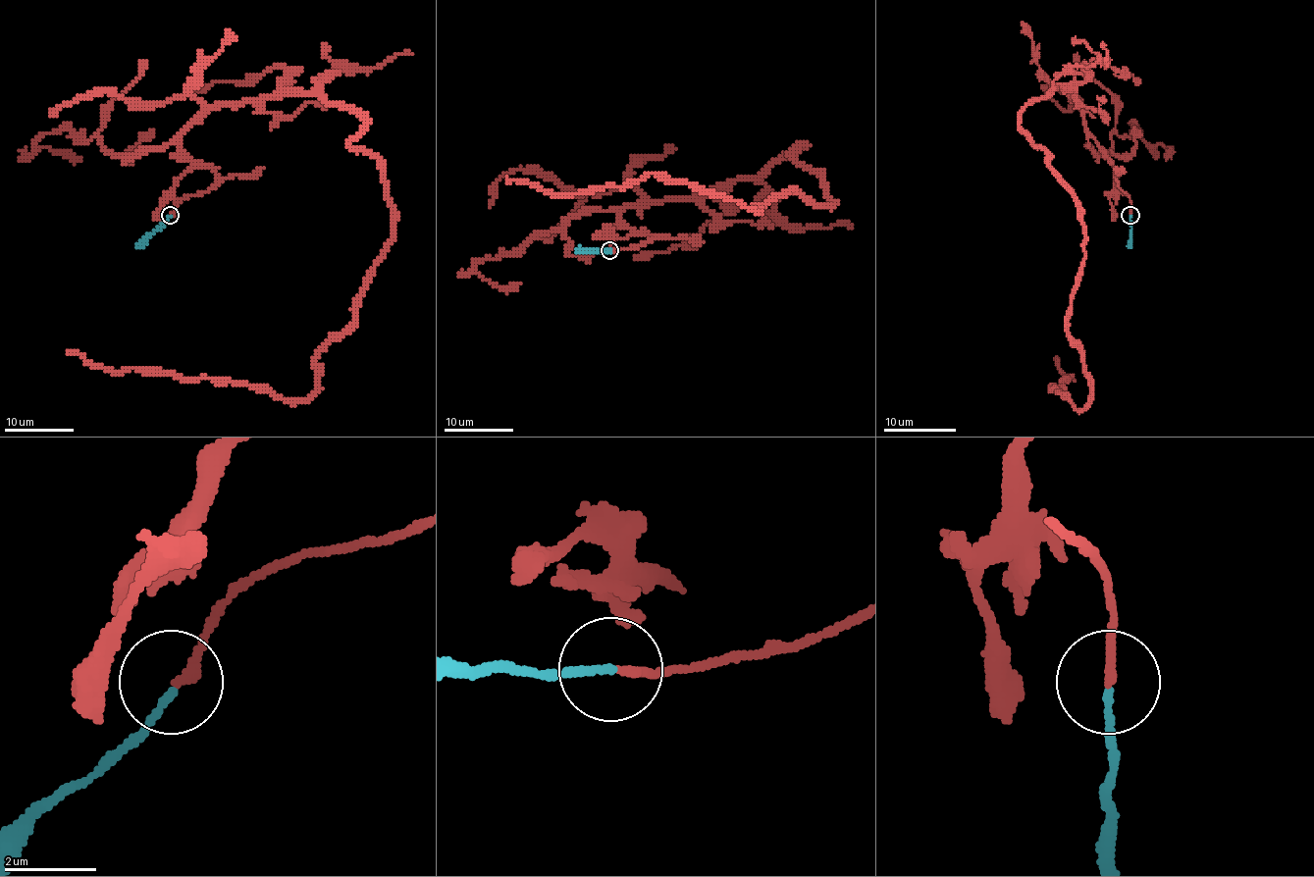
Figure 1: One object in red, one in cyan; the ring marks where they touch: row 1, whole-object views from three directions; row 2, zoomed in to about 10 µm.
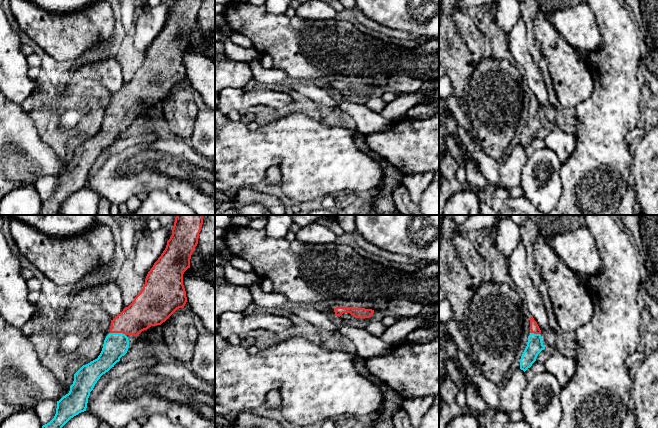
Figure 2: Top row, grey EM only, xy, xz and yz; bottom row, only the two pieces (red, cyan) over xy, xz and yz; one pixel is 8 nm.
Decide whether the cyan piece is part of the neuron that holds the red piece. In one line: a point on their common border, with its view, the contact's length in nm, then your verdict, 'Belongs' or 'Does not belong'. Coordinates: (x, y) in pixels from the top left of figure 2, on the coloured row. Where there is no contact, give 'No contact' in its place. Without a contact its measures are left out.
Touches red at xy (118, 332). Shared border 130 nm. Belongs

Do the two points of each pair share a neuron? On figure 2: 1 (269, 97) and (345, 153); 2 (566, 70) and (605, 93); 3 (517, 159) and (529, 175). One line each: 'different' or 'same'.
1: different
2: different
3: different

